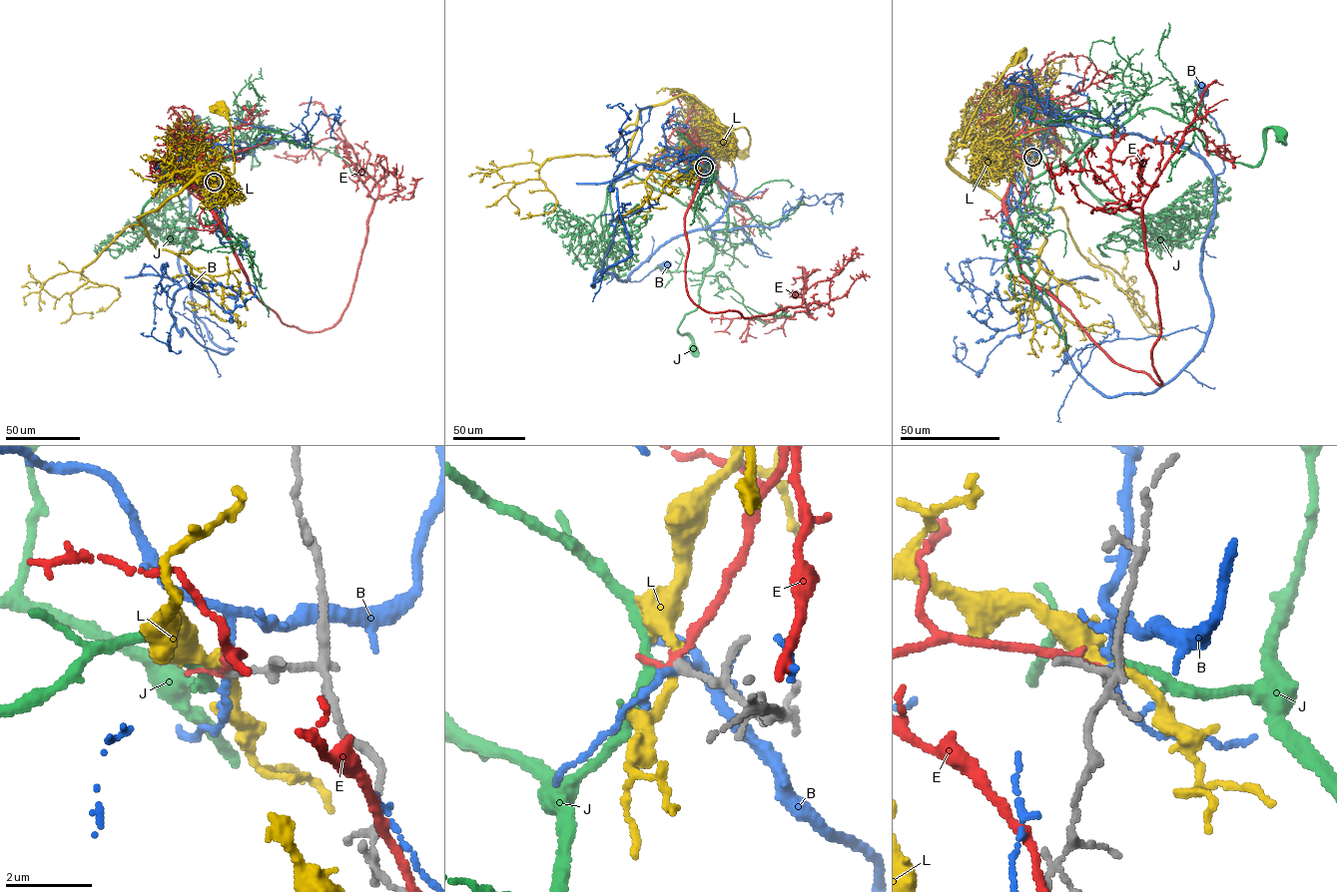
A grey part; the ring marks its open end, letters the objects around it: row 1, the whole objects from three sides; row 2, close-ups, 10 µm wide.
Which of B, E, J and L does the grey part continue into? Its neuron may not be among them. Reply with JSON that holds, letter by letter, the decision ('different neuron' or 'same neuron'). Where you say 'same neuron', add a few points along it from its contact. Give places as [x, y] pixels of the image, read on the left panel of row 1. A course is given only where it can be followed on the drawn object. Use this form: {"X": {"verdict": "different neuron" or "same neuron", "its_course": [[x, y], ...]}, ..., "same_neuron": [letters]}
{"B": {"verdict": "different neuron"}, "E": {"verdict": "different neuron"}, "J": {"verdict": "same neuron", "its_course": [[214, 182], [214, 166], [237, 154], [244, 135], [260, 163], [251, 169], [255, 141], [269, 141]]}, "L": {"verdict": "different neuron"}, "same_neuron": ["J"]}

